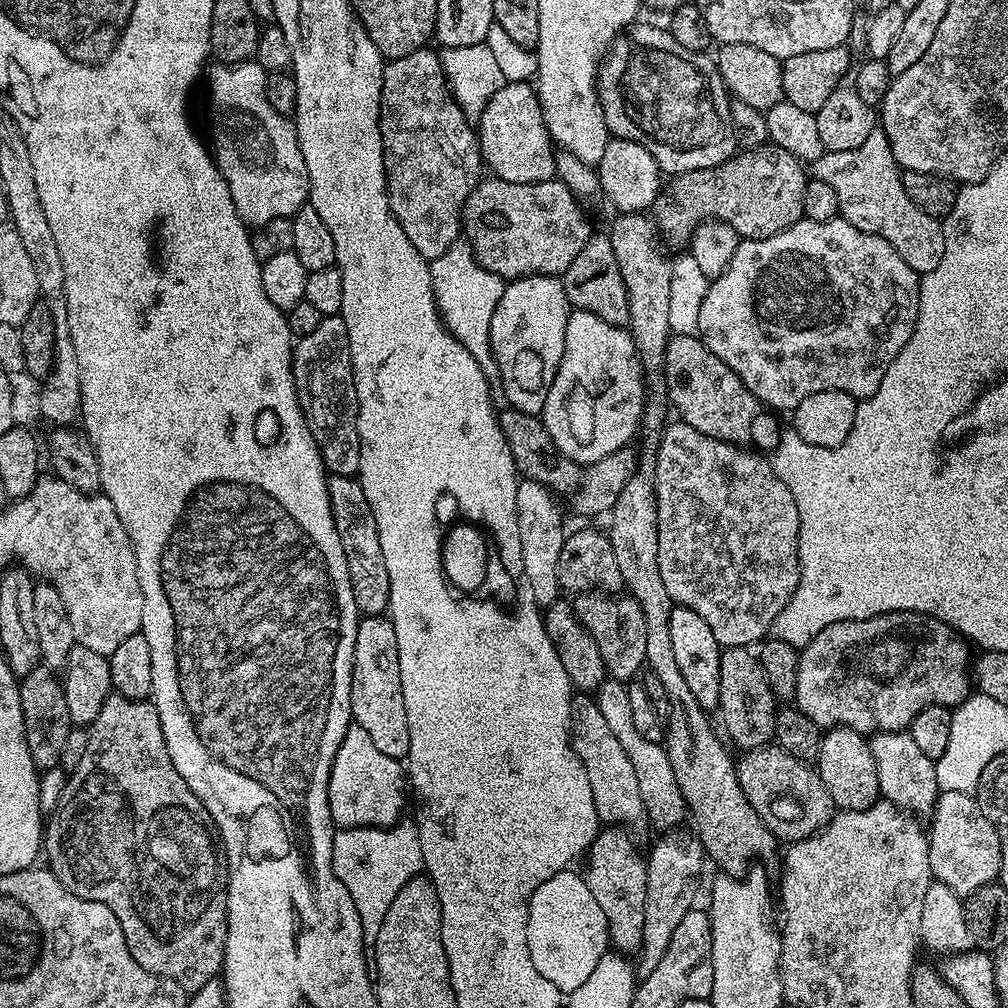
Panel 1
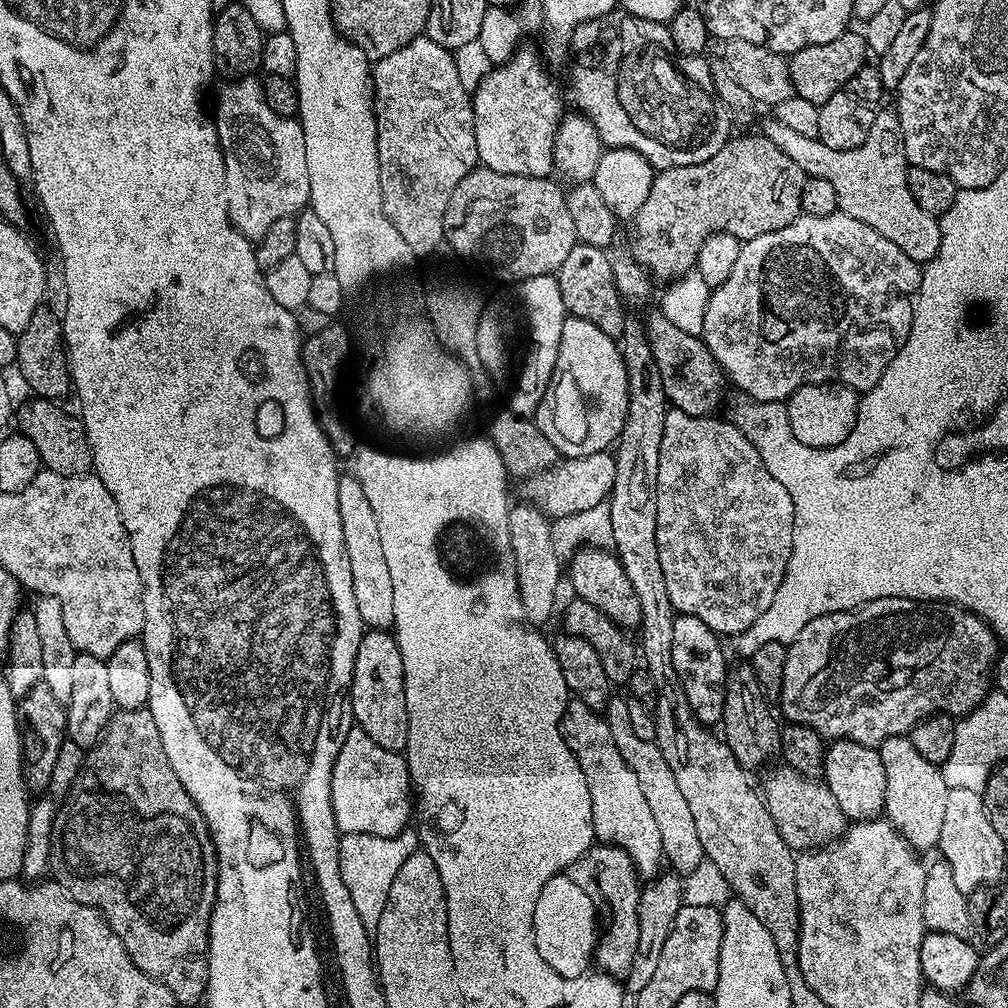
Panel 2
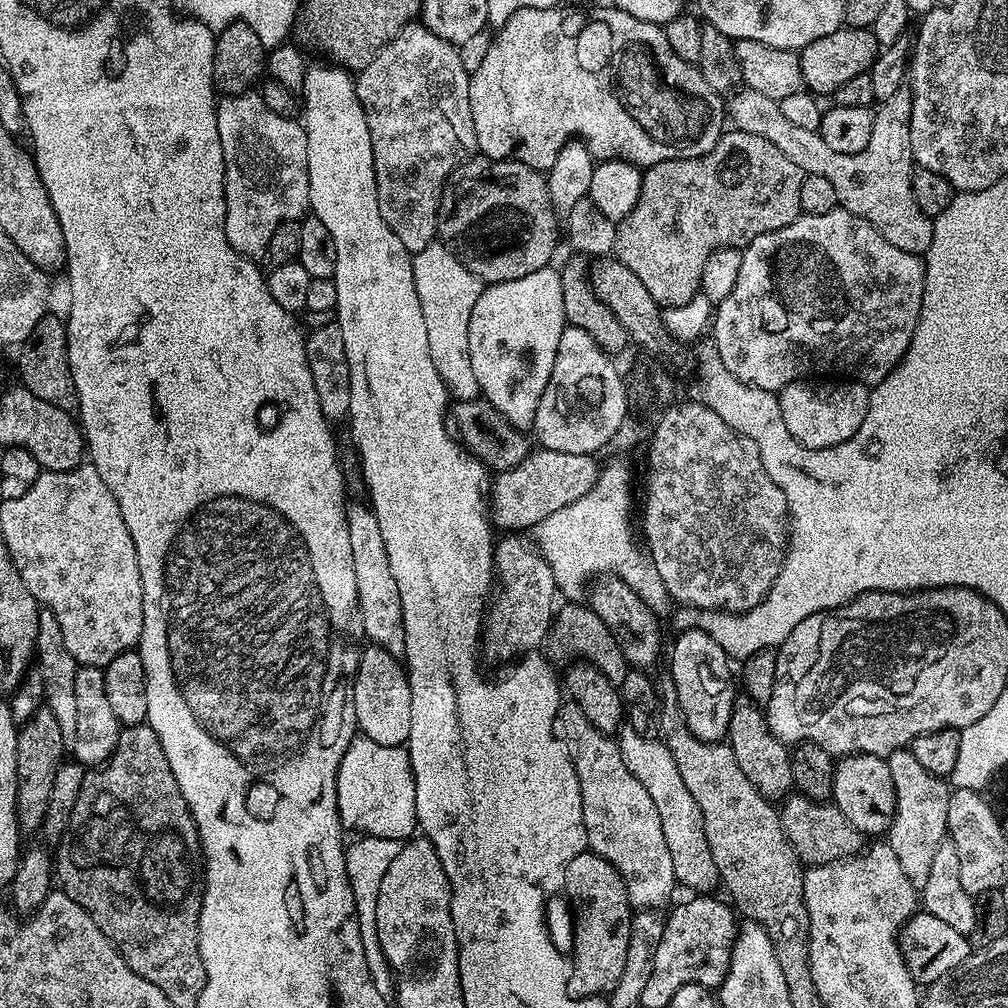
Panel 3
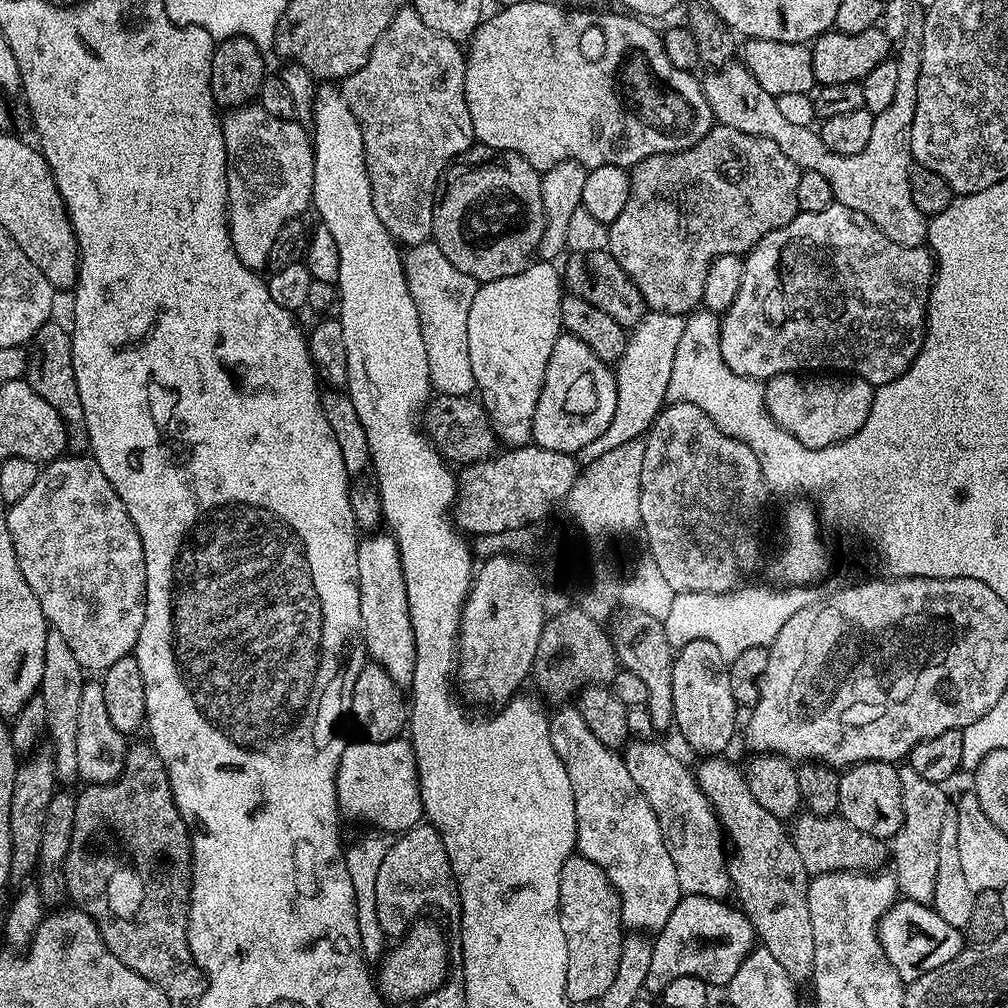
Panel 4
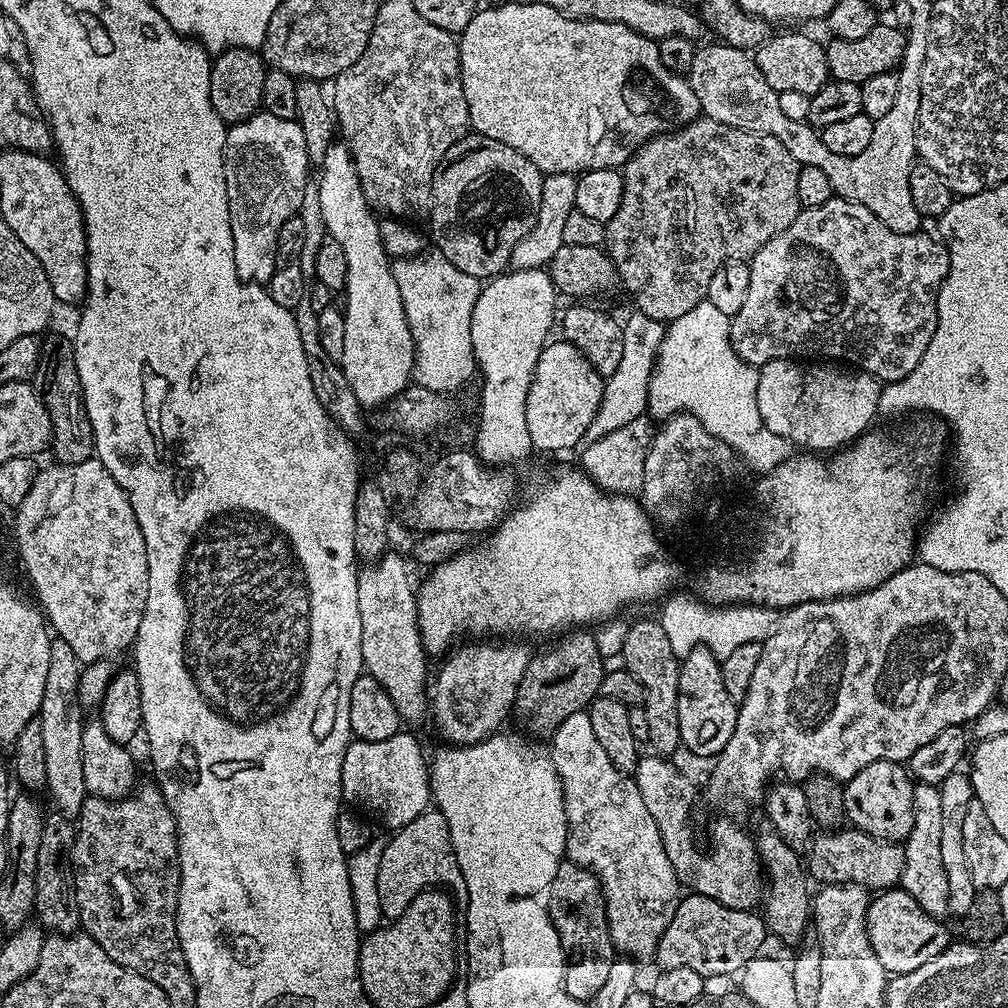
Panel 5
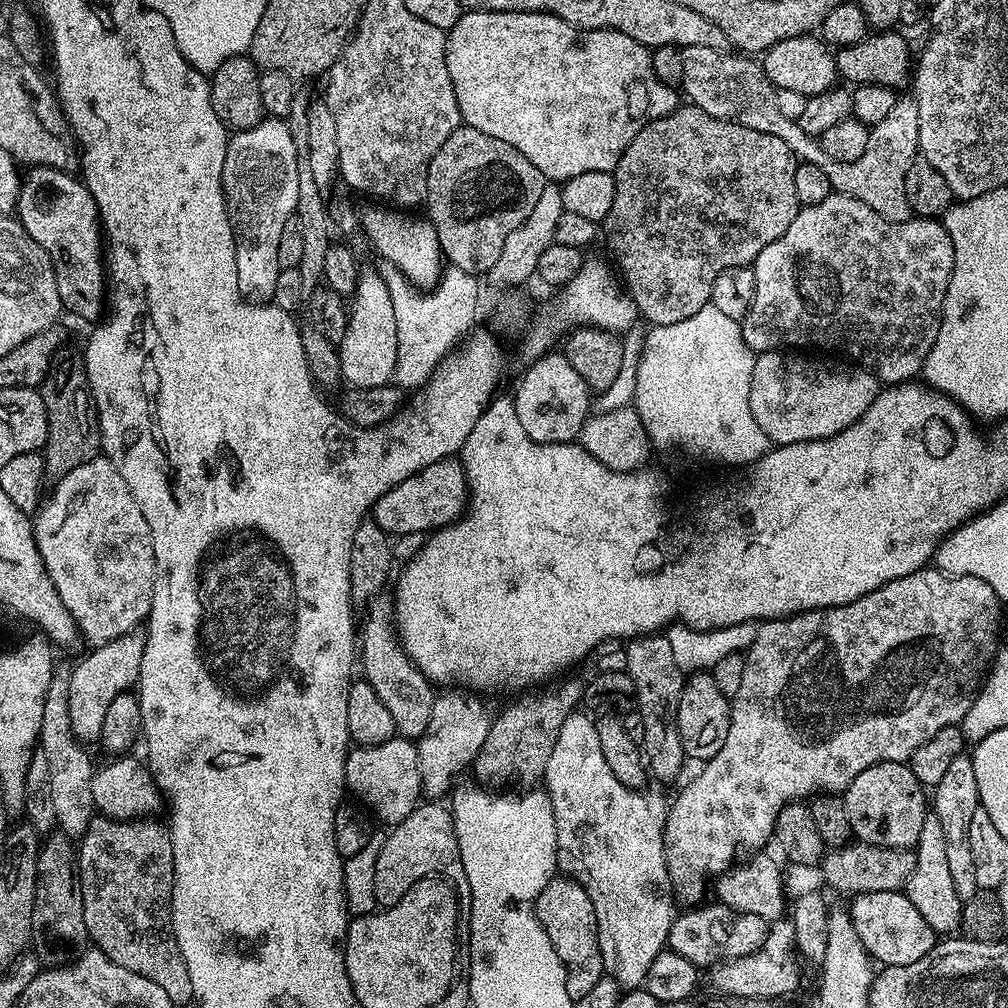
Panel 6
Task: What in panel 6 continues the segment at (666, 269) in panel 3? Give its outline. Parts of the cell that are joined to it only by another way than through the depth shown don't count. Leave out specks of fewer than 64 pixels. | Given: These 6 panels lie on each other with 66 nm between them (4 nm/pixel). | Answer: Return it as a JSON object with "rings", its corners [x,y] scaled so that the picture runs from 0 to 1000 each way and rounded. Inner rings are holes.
{"rings":[[[673,105],[665,113],[661,113],[652,119],[644,119],[625,145],[617,153],[609,172],[609,204],[605,204],[605,212],[597,220],[597,234],[603,237],[603,242],[607,245],[607,250],[611,253],[611,258],[615,261],[614,273],[621,283],[621,289],[631,302],[632,311],[639,313],[644,318],[644,322],[665,323],[669,319],[677,319],[692,308],[699,306],[706,297],[706,285],[708,276],[716,272],[716,268],[727,266],[728,264],[745,263],[768,240],[768,236],[776,236],[780,232],[780,227],[784,225],[784,220],[794,211],[796,203],[792,200],[792,192],[788,192],[788,169],[791,165],[791,158],[787,155],[784,145],[776,141],[776,137],[768,137],[768,133],[756,133],[756,129],[744,129],[744,125],[729,123],[723,119],[713,119],[700,109],[689,105]]]}

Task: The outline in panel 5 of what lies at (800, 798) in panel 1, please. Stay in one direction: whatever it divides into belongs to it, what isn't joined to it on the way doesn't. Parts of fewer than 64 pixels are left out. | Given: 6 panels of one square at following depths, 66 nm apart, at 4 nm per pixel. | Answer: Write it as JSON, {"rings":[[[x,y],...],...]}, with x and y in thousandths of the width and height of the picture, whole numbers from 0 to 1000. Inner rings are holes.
{"rings":[[[844,819],[807,828],[800,842],[801,868],[807,874],[813,873],[814,878],[850,877],[862,883],[880,883],[892,878],[895,859],[899,859],[899,851],[892,836],[872,833]]]}

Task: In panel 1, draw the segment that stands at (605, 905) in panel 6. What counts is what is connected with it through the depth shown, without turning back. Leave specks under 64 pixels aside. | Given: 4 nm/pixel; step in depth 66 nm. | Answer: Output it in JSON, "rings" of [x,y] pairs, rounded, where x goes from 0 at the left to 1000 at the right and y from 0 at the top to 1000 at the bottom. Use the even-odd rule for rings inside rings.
{"rings":[[[582,688],[568,689],[565,733],[567,743],[581,760],[595,814],[603,819],[624,819],[623,817],[631,817],[634,813],[638,814],[640,808],[637,788],[634,787],[629,760],[626,759],[625,752],[621,752],[621,744],[617,744],[613,732],[609,732],[601,712],[597,712],[597,704],[593,704],[590,693]]]}

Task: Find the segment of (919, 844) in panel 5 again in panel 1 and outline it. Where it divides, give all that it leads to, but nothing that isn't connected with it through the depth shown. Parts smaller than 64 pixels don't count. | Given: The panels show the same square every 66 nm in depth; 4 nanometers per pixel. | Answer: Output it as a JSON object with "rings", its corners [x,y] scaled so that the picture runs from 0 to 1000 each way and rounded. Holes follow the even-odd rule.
{"rings":[[[870,726],[864,731],[867,756],[871,760],[871,776],[873,789],[890,802],[896,802],[906,808],[924,807],[929,800],[929,793],[933,791],[933,781],[929,775],[929,756],[919,752],[915,744],[903,732],[903,728],[896,726]]]}

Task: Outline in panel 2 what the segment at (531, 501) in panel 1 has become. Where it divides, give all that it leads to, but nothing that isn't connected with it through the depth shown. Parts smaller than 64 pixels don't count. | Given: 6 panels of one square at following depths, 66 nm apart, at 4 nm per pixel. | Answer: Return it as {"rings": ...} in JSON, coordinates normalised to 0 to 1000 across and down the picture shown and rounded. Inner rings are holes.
{"rings":[[[515,499],[505,503],[504,517],[508,523],[506,542],[510,546],[512,555],[512,568],[520,602],[520,613],[525,620],[540,621],[536,619],[542,618],[552,603],[552,586],[556,583],[556,571],[558,575],[558,555],[551,548],[545,513],[541,512],[535,504],[531,504],[529,500]]]}

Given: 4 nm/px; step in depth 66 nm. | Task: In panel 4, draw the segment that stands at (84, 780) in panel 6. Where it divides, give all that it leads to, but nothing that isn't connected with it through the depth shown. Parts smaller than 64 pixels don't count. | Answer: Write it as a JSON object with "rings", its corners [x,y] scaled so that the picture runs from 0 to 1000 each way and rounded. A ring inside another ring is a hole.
{"rings":[[[48,626],[46,629],[46,657],[42,657],[42,677],[39,689],[46,696],[46,730],[50,735],[57,775],[74,775],[77,771],[77,744],[73,735],[77,732],[77,700],[81,697],[81,681],[85,674],[85,664],[65,641],[62,629]]]}

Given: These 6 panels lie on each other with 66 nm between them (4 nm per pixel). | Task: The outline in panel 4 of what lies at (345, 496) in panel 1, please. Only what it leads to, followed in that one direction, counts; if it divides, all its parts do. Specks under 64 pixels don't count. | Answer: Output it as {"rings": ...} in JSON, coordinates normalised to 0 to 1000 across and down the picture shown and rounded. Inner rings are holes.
{"rings":[[[373,526],[356,537],[353,541],[353,549],[355,550],[355,585],[357,586],[357,604],[359,605],[359,625],[361,626],[361,646],[372,658],[379,661],[379,665],[383,665],[383,669],[387,669],[387,673],[391,673],[391,677],[398,681],[405,681],[409,678],[409,670],[411,669],[411,657],[413,656],[413,646],[411,645],[411,625],[407,617],[407,601],[403,593],[403,577],[399,569],[399,558],[397,557],[397,547],[393,541],[392,532],[381,526]]]}

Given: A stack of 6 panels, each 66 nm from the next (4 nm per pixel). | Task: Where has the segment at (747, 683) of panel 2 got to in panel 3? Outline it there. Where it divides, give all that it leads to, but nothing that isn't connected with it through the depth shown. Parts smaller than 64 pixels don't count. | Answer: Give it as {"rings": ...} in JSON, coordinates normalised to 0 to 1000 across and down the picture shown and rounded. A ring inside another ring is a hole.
{"rings":[[[741,688],[731,689],[726,707],[720,737],[728,744],[728,752],[736,763],[736,768],[748,776],[751,784],[767,796],[774,796],[787,785],[786,765],[784,764],[783,739],[778,738],[766,727],[762,719],[759,703],[749,698]]]}

